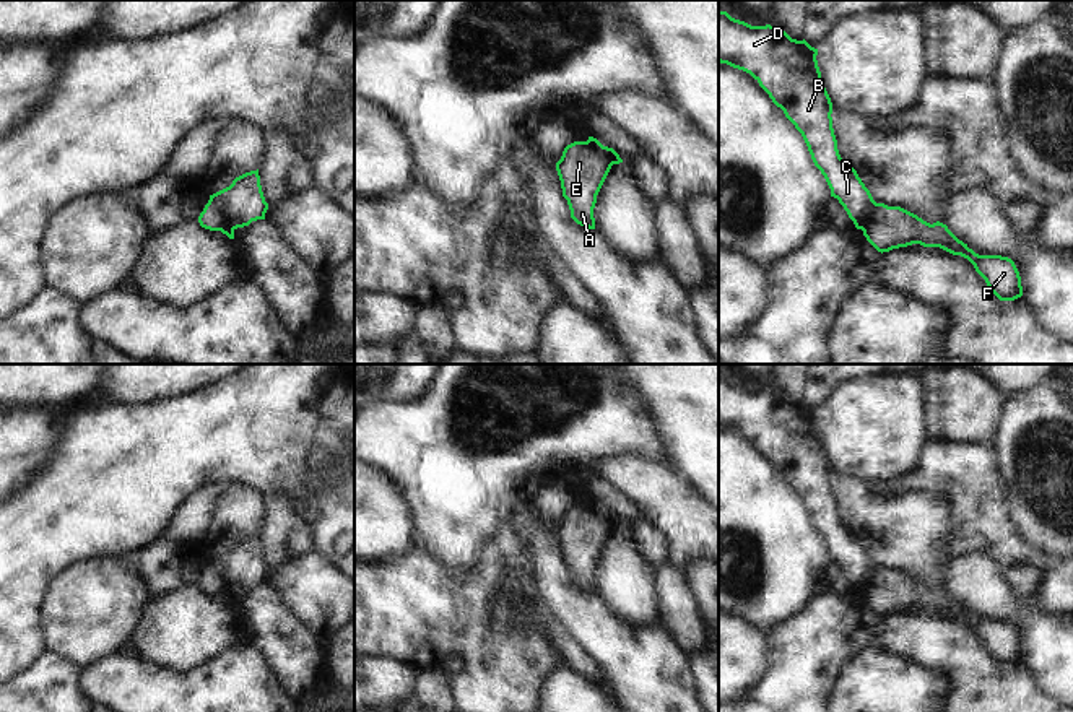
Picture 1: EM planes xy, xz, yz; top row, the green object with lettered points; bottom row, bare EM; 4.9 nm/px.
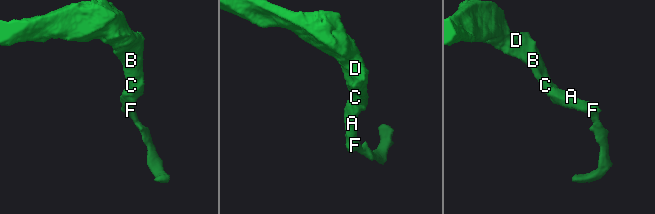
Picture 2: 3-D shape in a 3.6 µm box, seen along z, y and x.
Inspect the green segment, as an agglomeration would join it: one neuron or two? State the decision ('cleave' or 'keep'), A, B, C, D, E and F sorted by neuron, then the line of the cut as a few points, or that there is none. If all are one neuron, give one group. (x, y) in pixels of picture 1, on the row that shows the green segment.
keep; A B C D E F; no cut

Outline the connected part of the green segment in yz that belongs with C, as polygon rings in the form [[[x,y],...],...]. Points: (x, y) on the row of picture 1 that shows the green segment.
[[[719,11],[719,62],[749,73],[801,133],[815,166],[878,252],[920,244],[967,258],[1000,301],[1023,296],[1014,262],[979,255],[946,224],[923,221],[901,208],[876,203],[857,171],[839,154],[832,128],[832,102],[821,80],[818,49],[792,39],[782,28],[751,26]]]

